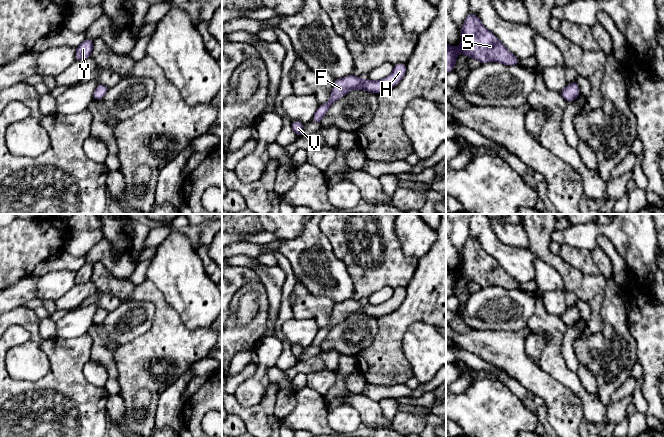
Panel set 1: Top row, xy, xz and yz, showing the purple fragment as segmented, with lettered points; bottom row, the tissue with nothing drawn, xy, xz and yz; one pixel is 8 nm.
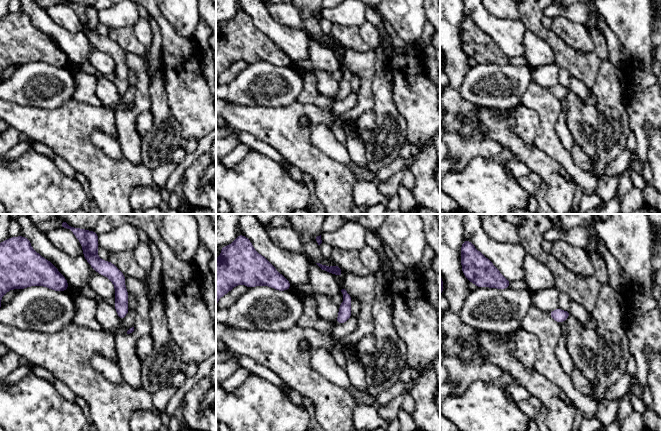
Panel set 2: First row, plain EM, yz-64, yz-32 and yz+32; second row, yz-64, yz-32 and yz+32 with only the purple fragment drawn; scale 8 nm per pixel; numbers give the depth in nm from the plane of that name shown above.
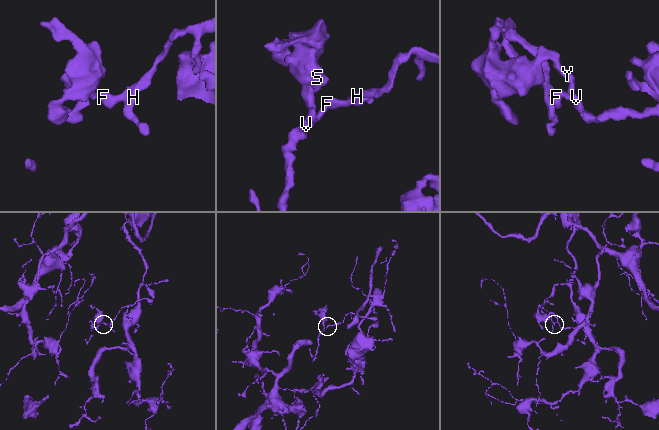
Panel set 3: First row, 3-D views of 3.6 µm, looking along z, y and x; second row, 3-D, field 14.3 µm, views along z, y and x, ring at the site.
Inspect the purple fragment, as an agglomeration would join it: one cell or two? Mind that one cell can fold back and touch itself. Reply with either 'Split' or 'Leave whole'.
Leave whole

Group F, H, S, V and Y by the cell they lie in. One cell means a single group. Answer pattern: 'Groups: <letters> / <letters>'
Groups: F H S V Y

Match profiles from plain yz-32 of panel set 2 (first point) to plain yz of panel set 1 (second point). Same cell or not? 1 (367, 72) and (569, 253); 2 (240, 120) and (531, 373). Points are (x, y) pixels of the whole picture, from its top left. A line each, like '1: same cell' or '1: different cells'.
1: different cells
2: same cell

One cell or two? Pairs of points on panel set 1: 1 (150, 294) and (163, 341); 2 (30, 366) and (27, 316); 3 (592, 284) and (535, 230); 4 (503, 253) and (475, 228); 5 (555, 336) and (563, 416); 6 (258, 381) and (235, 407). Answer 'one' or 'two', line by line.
1: one
2: one
3: one
4: one
5: two
6: two

